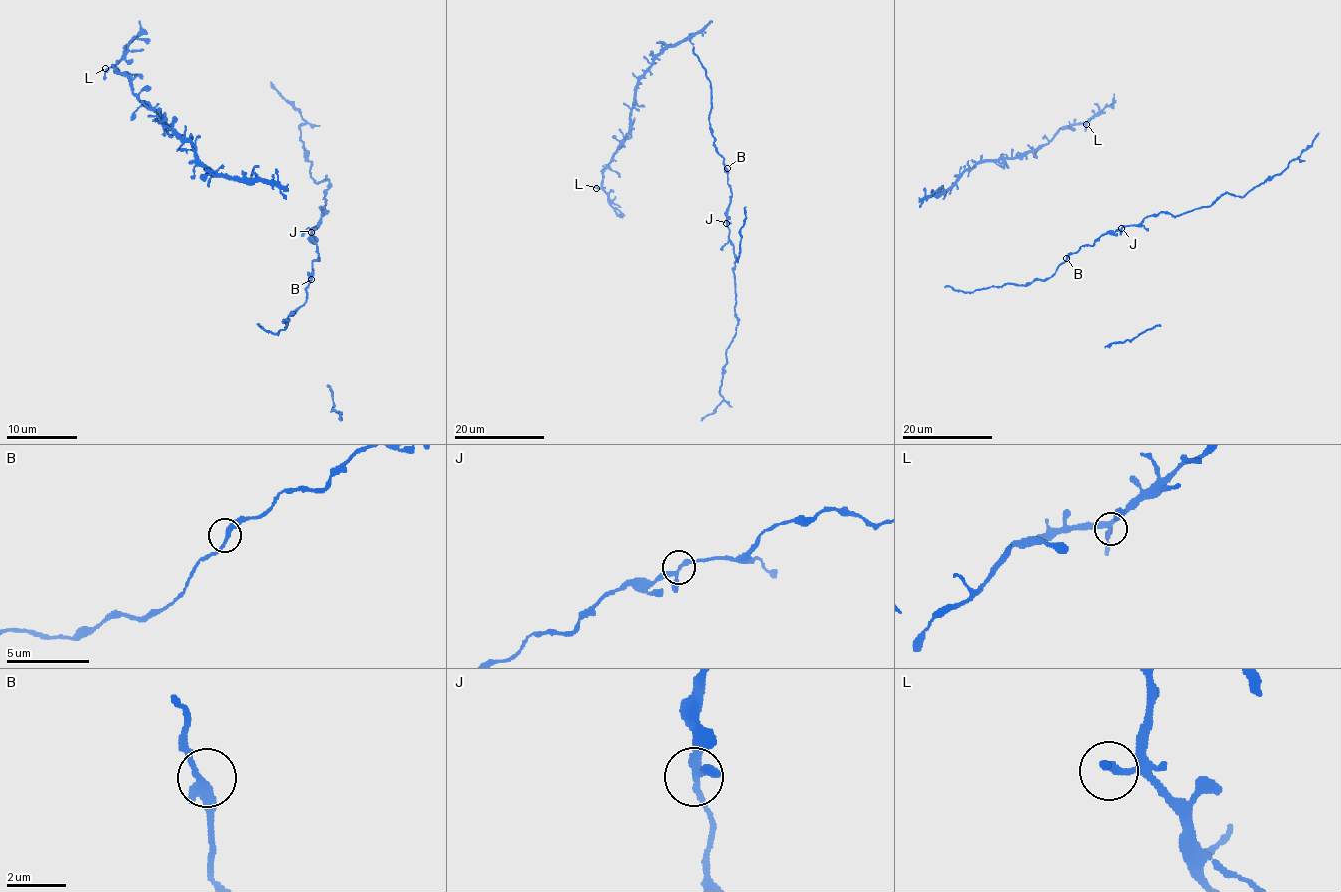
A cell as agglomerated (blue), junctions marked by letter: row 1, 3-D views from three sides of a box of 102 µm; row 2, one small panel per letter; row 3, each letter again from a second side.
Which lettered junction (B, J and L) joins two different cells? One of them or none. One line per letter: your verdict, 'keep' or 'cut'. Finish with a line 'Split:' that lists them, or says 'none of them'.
B: keep
J: keep
L: keep
Split: none of them

